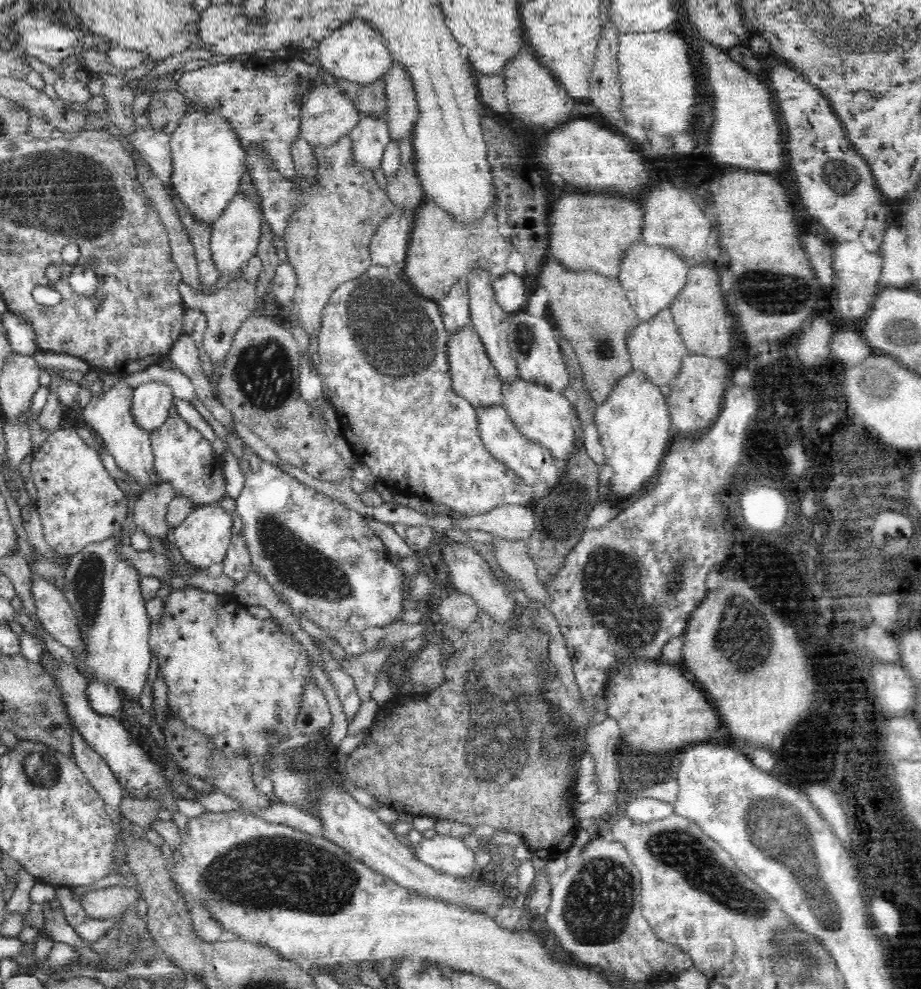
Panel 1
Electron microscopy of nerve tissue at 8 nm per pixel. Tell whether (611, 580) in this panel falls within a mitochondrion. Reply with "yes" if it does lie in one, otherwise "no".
yes

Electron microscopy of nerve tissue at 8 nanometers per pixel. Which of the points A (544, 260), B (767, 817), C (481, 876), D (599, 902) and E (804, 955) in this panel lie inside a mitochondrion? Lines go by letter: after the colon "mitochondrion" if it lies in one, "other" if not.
A: other
B: mitochondrion
C: other
D: mitochondrion
E: mitochondrion

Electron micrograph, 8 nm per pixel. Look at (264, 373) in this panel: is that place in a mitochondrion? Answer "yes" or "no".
yes

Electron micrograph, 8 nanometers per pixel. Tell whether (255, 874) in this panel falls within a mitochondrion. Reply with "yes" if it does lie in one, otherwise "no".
yes

